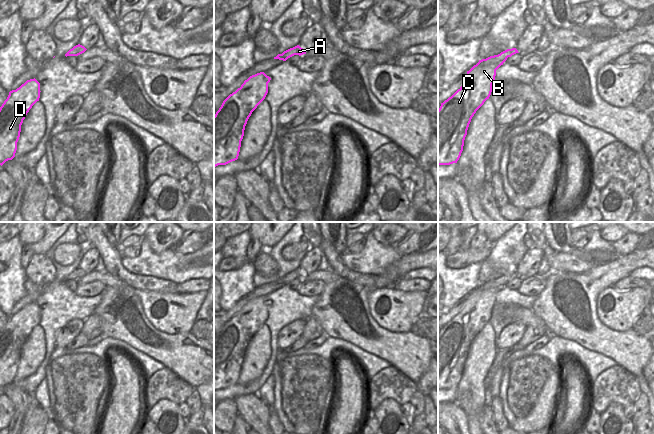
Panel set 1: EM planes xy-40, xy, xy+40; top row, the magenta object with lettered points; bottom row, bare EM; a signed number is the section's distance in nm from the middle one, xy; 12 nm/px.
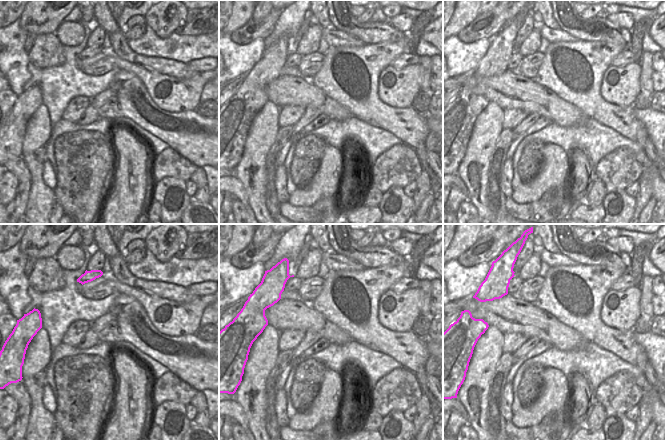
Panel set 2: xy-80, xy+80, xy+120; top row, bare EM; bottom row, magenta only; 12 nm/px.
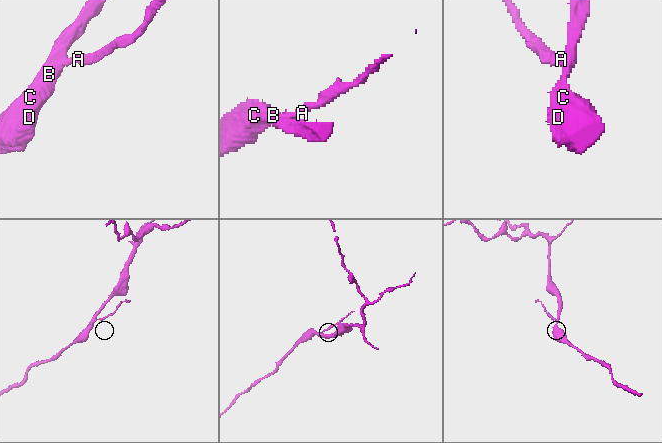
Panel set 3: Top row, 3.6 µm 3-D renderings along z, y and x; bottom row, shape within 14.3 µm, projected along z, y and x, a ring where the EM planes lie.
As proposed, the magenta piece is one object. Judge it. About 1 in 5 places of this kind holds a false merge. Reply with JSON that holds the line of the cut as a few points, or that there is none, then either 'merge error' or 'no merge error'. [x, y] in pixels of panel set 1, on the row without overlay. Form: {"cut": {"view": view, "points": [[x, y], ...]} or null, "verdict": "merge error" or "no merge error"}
{"cut": {"view": "xy", "points": [[286, 275], [283, 284]]}, "verdict": "merge error"}

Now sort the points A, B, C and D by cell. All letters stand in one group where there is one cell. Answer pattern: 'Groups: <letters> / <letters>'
Groups: A / B C D.

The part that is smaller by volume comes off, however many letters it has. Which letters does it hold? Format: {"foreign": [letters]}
{"foreign": ["A"]}

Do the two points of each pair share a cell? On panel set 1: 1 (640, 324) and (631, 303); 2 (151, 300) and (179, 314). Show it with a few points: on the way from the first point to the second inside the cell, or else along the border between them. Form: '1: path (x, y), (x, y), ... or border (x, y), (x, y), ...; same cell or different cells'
1: border (643, 313), (631, 328); different cells
2: path (158, 298), (163, 297), (172, 307); same cell

